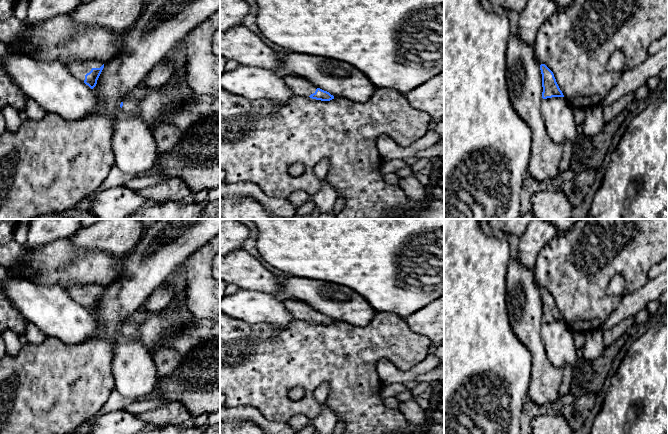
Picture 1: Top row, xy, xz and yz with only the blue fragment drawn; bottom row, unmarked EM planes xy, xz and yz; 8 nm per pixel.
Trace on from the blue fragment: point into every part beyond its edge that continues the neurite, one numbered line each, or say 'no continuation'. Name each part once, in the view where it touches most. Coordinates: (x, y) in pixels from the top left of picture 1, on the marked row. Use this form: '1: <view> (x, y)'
1: xy (78, 69)
2: xy (131, 101)

